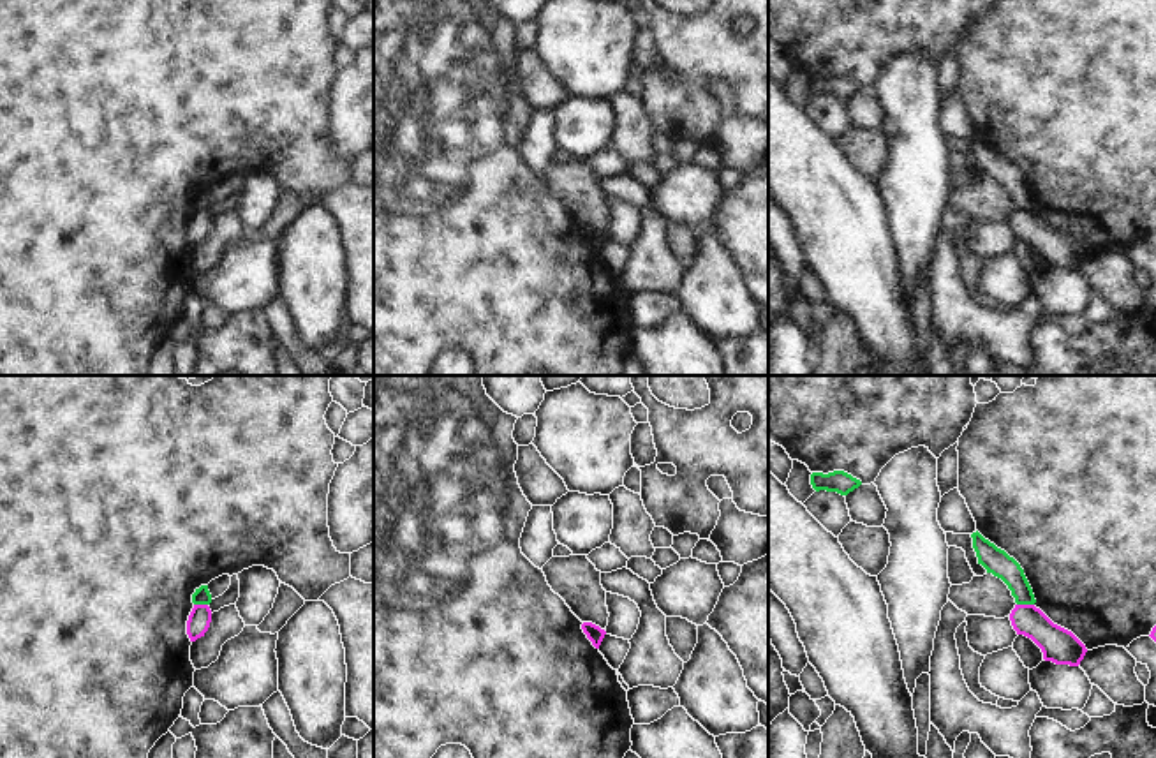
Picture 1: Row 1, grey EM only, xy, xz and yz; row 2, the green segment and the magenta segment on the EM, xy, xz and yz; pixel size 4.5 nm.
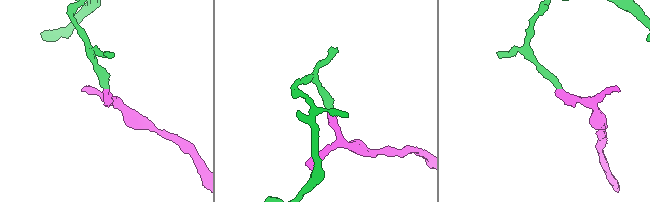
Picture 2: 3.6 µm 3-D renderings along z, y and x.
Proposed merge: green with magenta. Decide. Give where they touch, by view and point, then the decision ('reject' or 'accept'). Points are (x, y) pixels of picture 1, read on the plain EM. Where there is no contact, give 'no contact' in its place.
contact yz (1026, 208); reject

